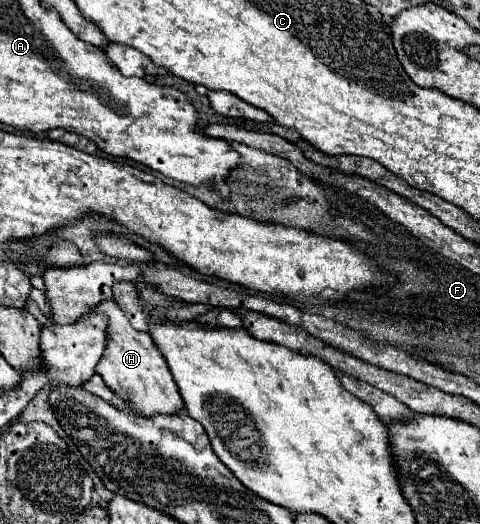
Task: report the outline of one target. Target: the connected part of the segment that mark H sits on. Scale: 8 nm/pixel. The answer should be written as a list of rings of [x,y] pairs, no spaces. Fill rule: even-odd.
[[[106,299],[92,307],[94,313],[104,313],[108,317],[108,333],[106,333],[106,349],[96,365],[96,373],[102,375],[106,385],[114,389],[118,395],[128,399],[136,413],[142,415],[158,415],[158,413],[176,413],[184,407],[178,387],[170,375],[170,369],[156,349],[152,337],[144,331],[138,331],[130,325],[122,309],[114,299]]]

